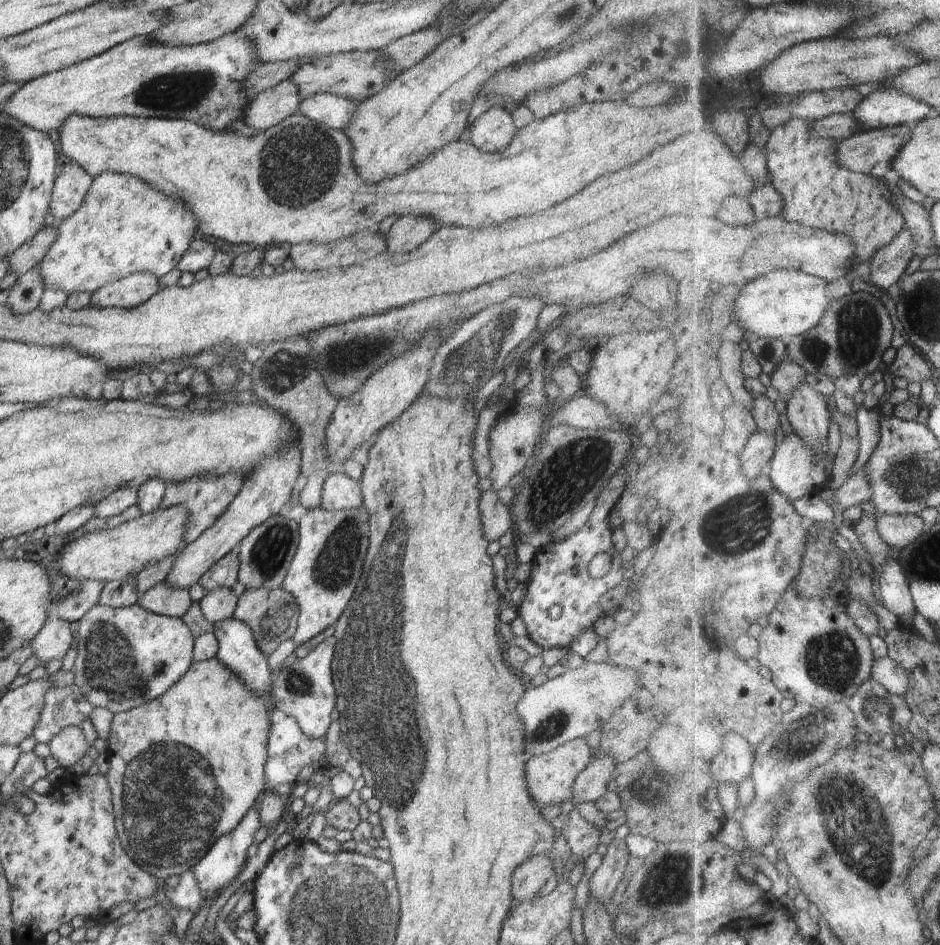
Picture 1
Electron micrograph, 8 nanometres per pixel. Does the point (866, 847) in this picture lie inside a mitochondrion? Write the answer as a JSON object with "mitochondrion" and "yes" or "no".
{"mitochondrion":"yes"}

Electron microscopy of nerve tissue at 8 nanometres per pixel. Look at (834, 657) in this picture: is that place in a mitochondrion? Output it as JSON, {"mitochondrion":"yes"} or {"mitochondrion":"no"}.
{"mitochondrion":"yes"}

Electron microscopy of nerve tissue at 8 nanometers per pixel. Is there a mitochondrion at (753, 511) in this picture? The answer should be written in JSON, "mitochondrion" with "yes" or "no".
{"mitochondrion":"yes"}

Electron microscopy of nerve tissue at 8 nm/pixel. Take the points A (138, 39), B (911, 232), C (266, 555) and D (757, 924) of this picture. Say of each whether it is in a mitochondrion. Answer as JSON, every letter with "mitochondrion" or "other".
{"A":"other","B":"other","C":"mitochondrion","D":"other"}

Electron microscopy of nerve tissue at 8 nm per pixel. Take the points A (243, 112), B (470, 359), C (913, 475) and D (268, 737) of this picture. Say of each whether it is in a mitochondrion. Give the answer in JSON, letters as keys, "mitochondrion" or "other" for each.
{"A":"other","B":"mitochondrion","C":"mitochondrion","D":"other"}

